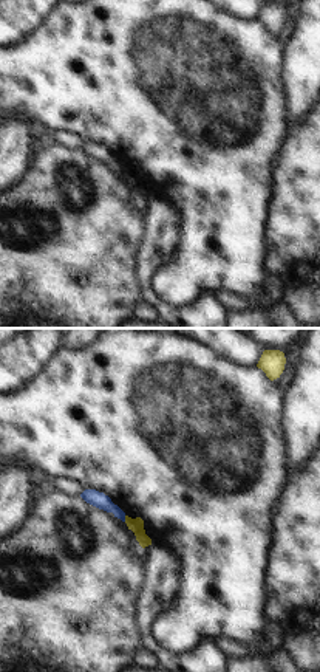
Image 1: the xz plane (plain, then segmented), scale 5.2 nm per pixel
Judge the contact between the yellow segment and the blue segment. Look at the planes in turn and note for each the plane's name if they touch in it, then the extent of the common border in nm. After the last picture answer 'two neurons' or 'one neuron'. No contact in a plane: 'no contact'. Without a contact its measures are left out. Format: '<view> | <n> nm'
xz | 30 nm

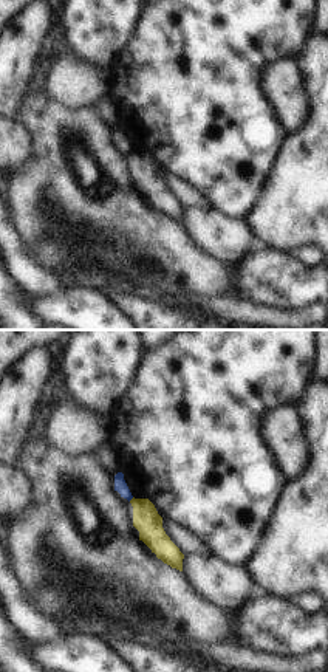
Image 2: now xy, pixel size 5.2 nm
xy | 40 nm

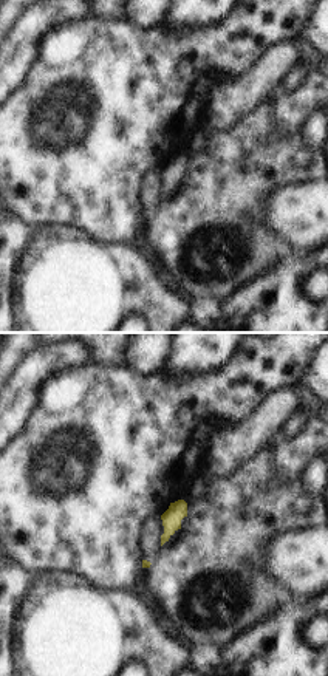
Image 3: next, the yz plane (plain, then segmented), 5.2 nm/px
no contact

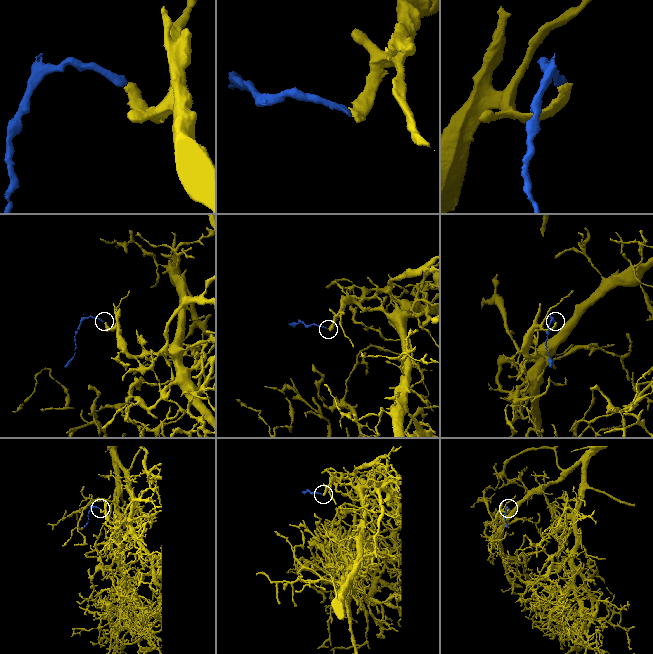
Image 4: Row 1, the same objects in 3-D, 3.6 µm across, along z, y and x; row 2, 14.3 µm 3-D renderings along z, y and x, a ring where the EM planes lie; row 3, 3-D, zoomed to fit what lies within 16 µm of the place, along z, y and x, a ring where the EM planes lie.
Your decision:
two neurons

